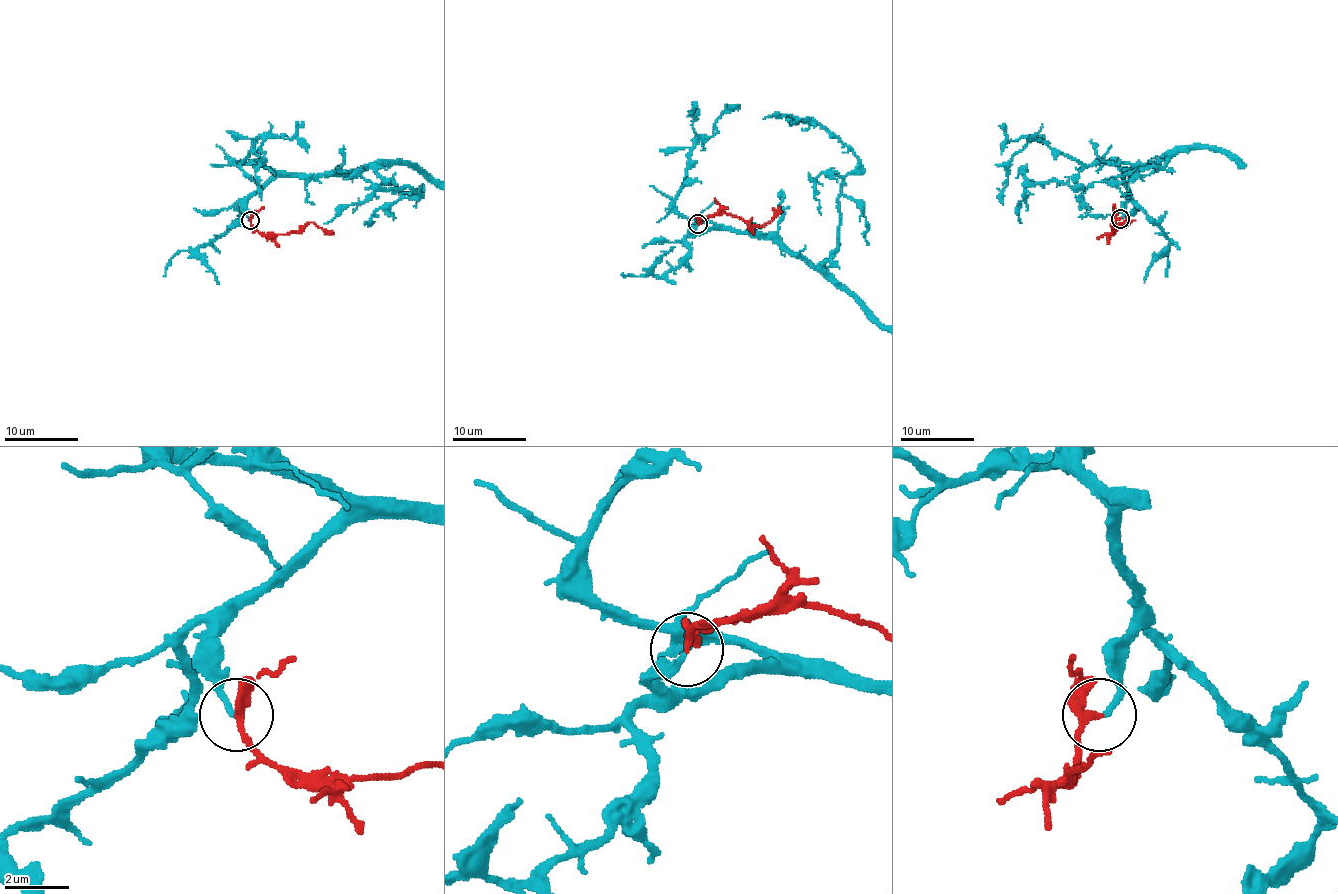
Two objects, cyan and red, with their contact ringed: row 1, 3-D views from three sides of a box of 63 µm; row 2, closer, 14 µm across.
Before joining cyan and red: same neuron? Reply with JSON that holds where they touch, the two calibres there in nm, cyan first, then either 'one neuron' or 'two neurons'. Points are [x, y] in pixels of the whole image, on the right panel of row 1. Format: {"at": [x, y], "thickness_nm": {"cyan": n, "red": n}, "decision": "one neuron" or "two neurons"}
{"at": [1120, 218], "thickness_nm": {"cyan": 160, "red": 200}, "decision": "one neuron"}

